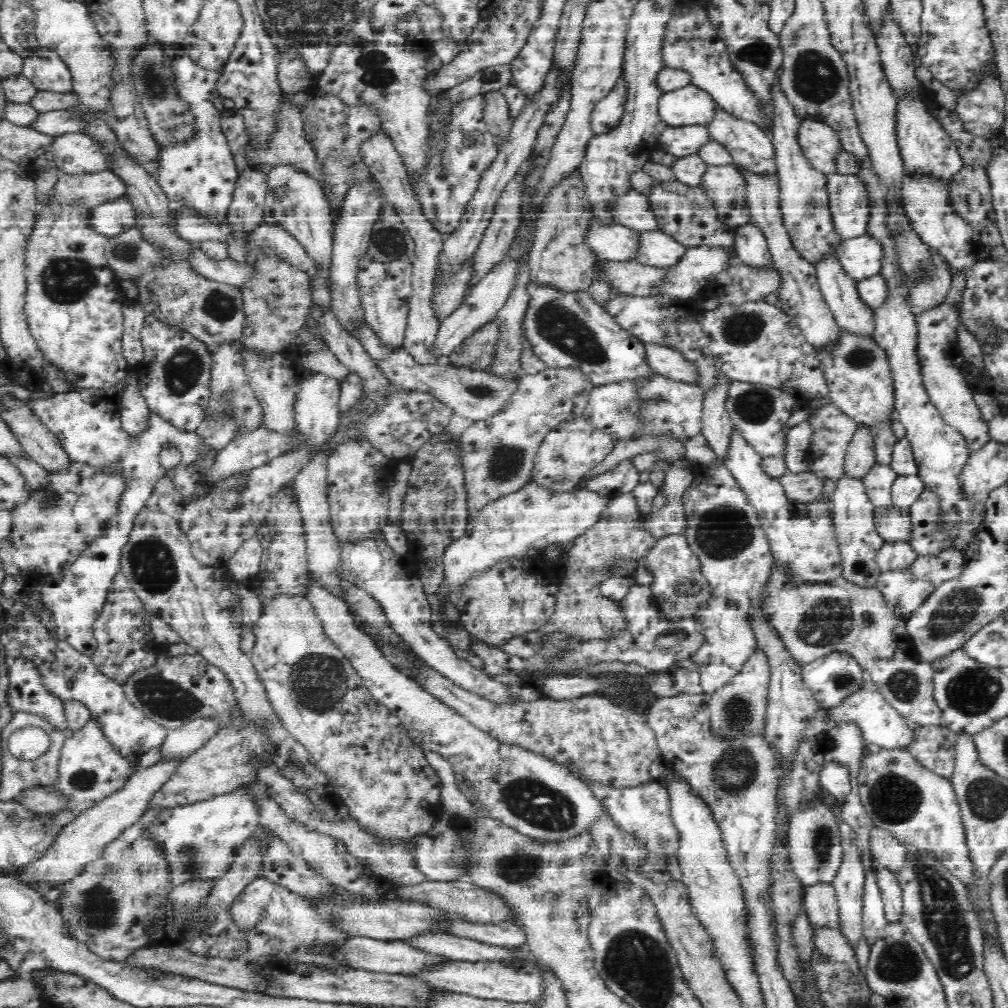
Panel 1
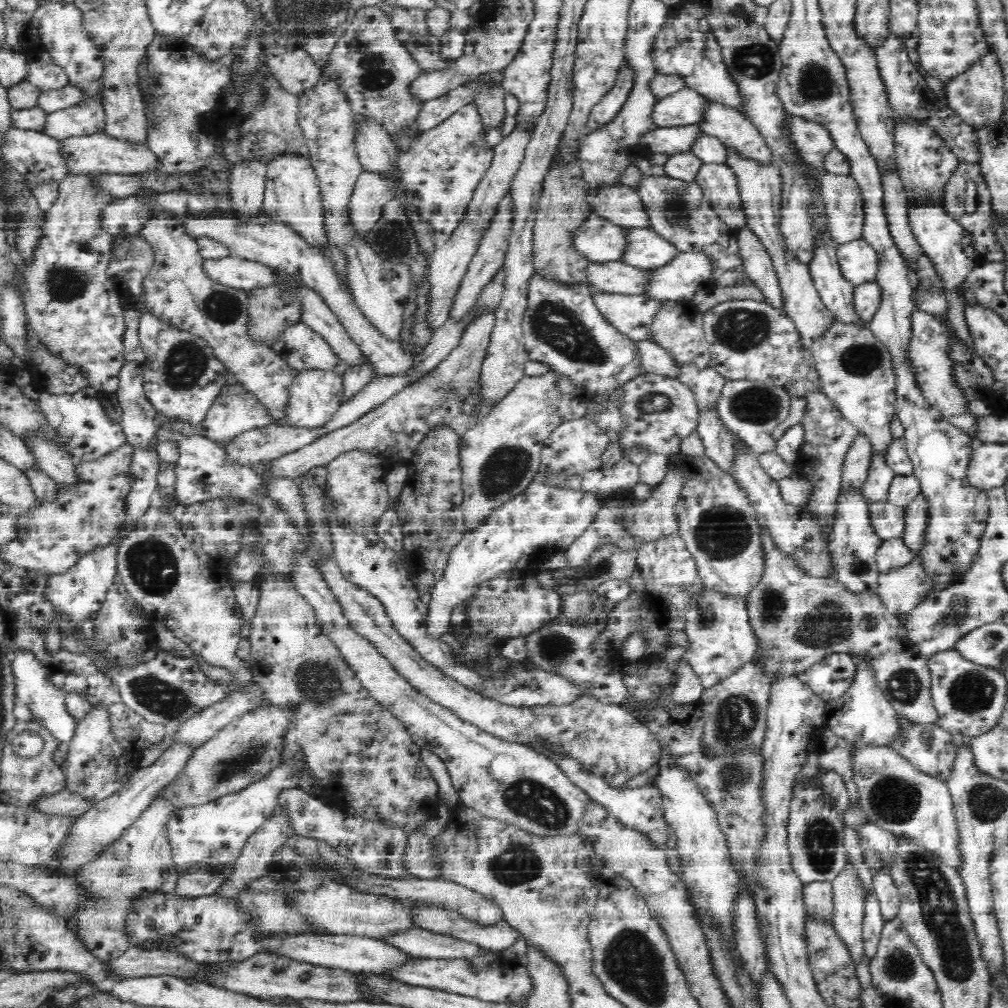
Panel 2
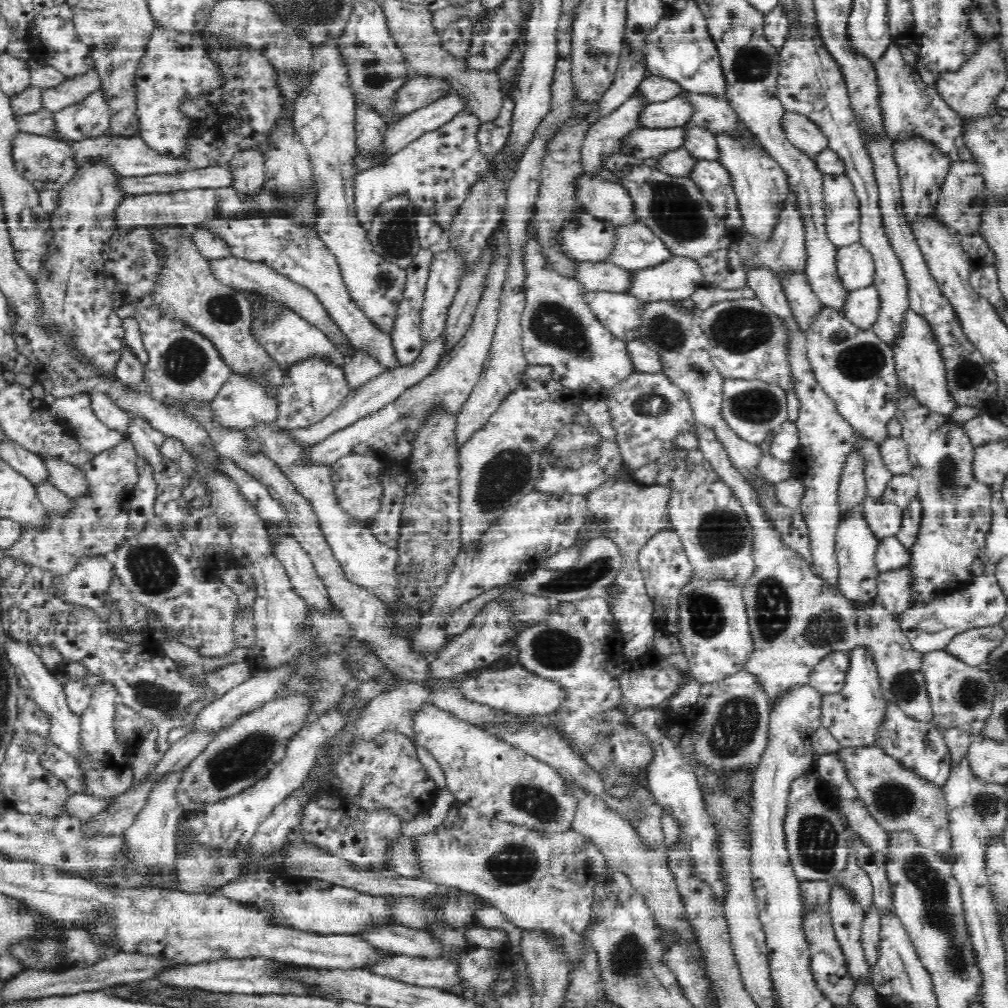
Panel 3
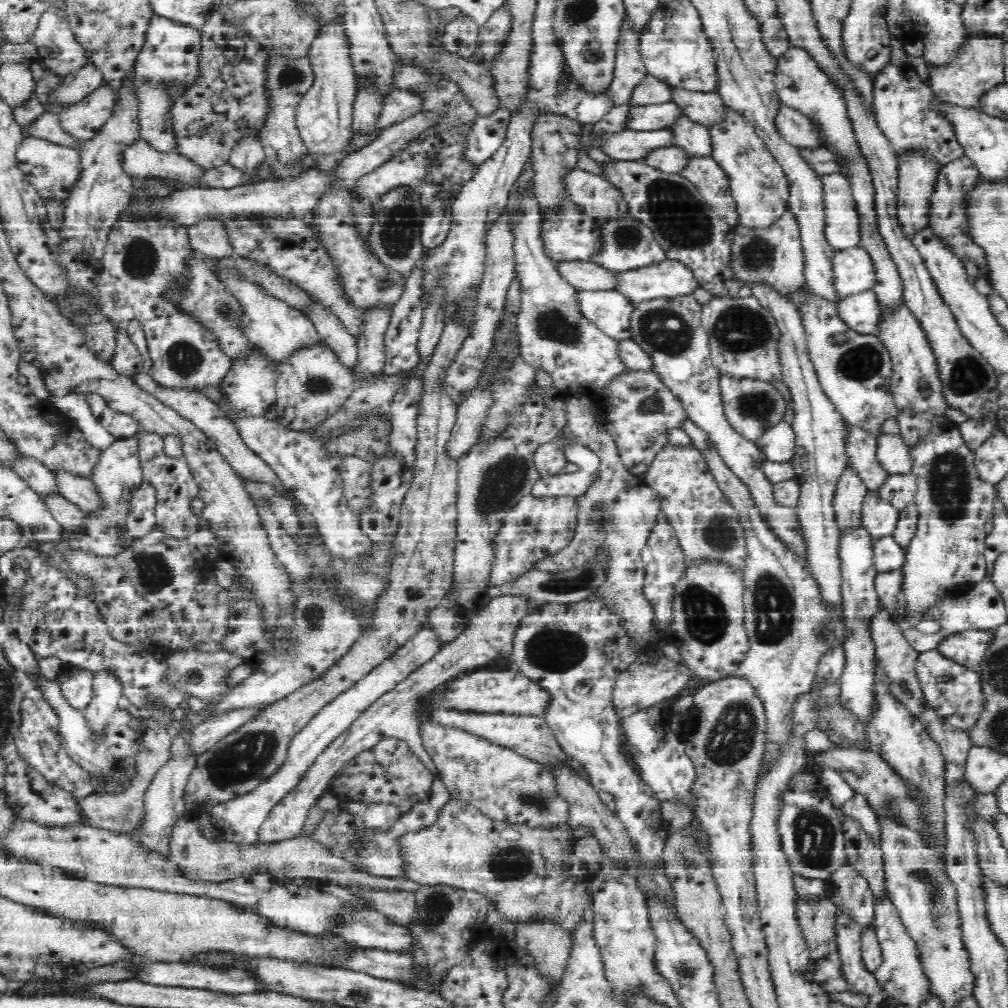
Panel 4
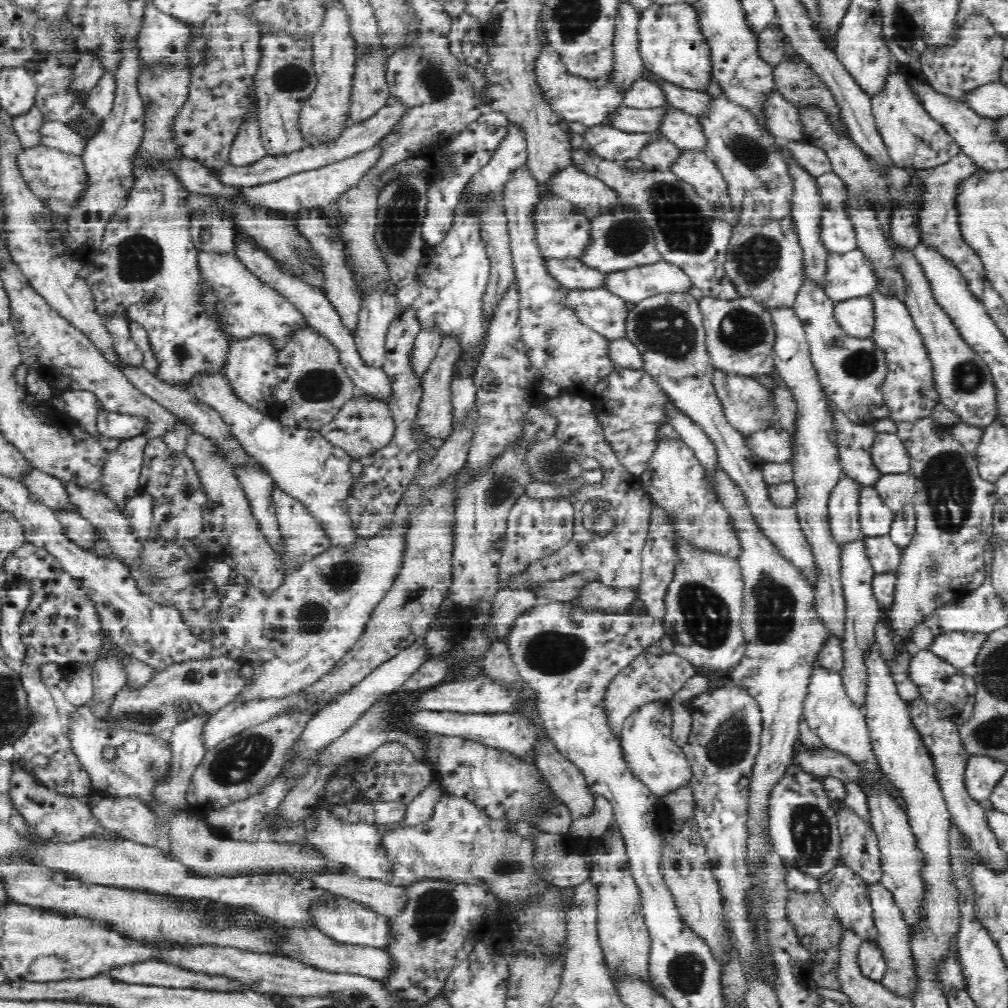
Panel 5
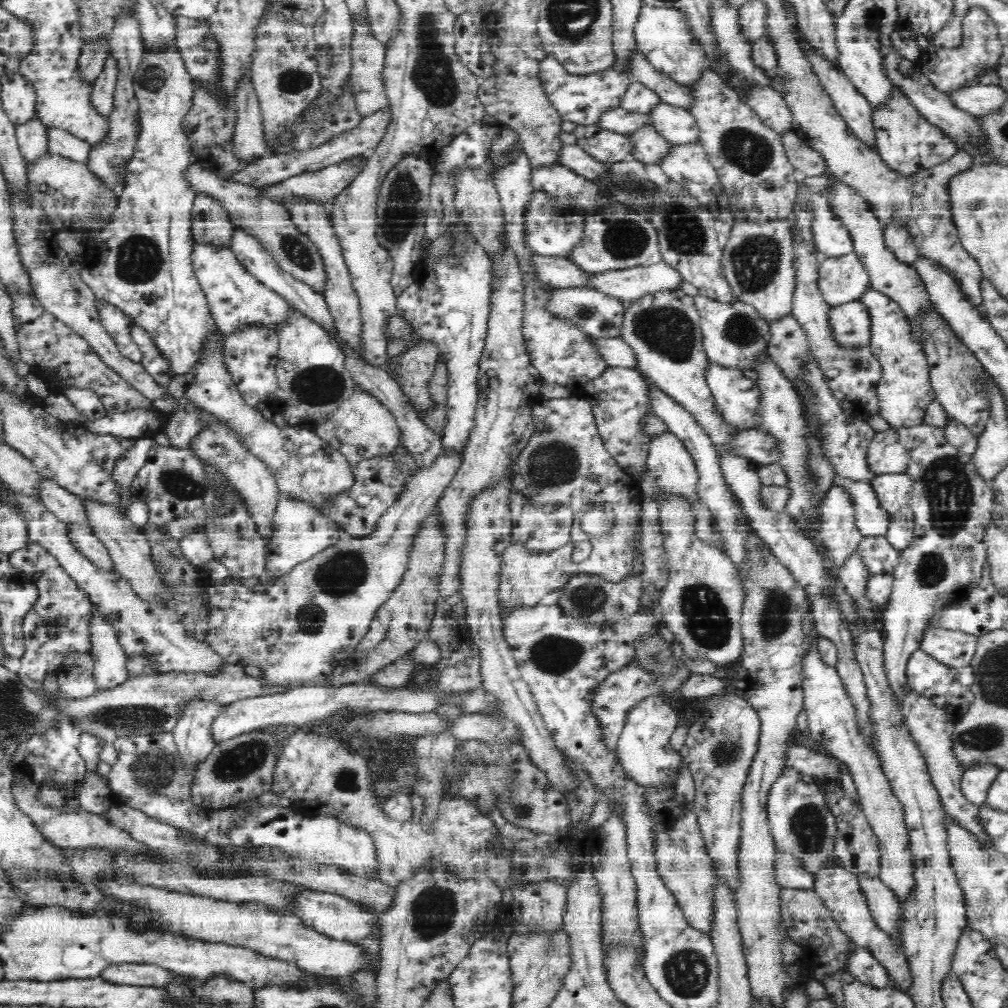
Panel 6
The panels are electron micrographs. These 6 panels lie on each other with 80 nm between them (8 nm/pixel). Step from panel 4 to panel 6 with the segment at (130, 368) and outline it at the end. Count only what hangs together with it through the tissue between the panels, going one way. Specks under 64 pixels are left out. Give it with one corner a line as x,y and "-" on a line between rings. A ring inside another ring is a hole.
97,305
104,328
112,335
116,347
124,358
138,364
143,359
143,352
130,337
132,318
110,305

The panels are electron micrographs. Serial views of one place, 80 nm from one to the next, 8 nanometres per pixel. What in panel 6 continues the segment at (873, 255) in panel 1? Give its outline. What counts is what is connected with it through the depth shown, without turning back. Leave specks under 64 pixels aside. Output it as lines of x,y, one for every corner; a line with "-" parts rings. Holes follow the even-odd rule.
854,251
826,256
820,262
819,271
821,293
832,306
861,299
865,292
872,289
872,277

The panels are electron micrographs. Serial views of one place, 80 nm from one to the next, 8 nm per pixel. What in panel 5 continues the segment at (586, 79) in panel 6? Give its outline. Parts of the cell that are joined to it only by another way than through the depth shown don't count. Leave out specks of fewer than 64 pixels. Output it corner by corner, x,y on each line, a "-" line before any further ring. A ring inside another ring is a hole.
542,17
537,22
537,40
542,47
536,61
533,62
533,75
536,78
537,94
540,95
541,102
546,103
548,108
570,122
581,122
588,128
602,125
608,114
623,104
622,95
612,86
611,80
601,86
600,83
588,83
586,79
570,75
560,53
550,46
552,42
548,39
547,30
548,26
544,25

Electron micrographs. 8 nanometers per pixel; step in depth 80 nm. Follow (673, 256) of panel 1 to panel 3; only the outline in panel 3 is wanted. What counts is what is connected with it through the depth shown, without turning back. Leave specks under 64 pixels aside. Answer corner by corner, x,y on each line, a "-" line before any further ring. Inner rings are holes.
644,223
617,227
617,243
610,262
634,271
658,266
672,258
673,250

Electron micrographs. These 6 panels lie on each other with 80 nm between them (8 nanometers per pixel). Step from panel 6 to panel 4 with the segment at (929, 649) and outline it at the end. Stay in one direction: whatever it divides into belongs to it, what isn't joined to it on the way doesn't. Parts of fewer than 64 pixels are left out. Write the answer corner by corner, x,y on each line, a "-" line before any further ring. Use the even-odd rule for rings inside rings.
995,628
972,629
950,635
939,651
946,657
968,667
981,664
996,636

